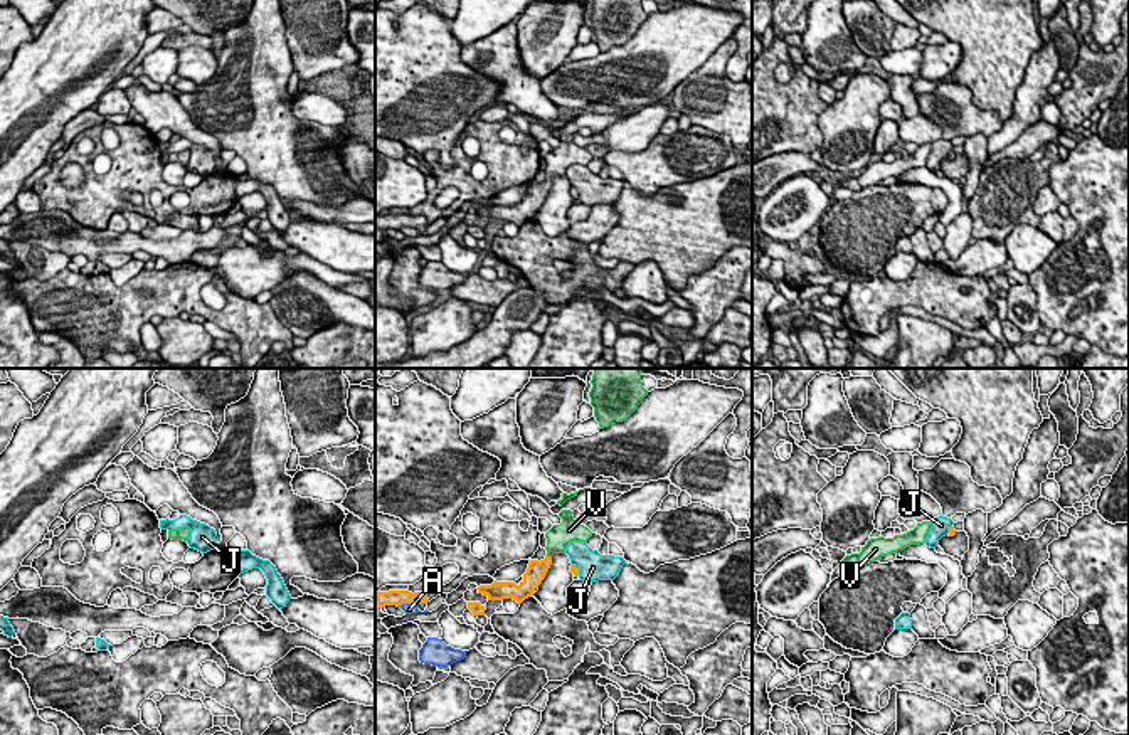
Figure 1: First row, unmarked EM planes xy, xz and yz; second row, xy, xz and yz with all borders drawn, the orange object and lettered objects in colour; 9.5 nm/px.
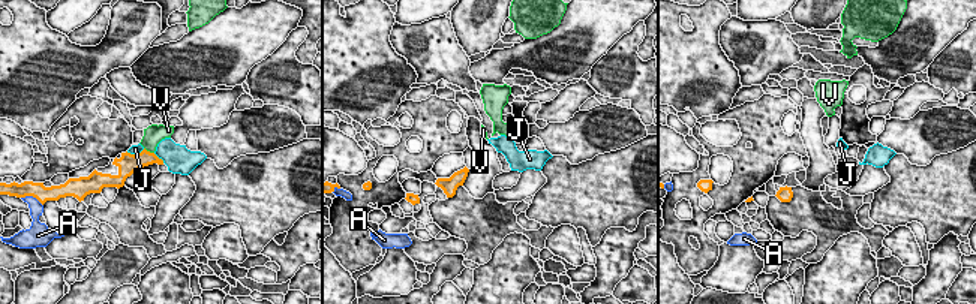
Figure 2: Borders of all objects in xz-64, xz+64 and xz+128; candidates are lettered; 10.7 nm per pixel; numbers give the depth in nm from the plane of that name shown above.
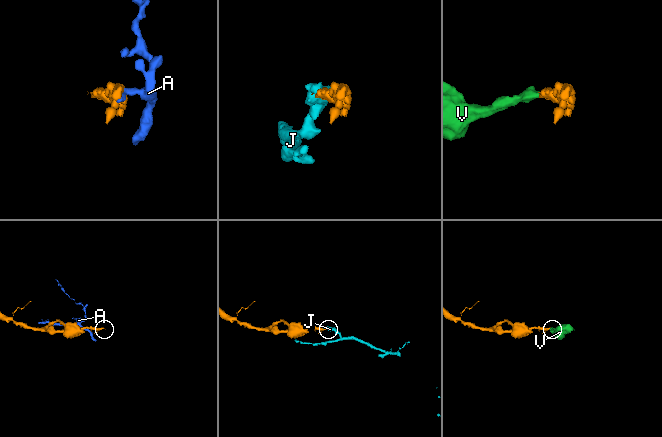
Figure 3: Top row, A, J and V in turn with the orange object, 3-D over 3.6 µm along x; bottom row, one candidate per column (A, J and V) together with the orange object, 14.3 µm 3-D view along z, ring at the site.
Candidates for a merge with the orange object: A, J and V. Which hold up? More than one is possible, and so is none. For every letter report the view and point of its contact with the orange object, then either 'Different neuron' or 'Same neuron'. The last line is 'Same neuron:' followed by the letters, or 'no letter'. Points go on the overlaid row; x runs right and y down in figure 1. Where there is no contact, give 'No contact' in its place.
A: Touches orange at xz (406, 602). Different neuron
J: Touches orange at xz (577, 569). Different neuron
V: Touches orange at xz (549, 557). Same neuron
Same neuron: V

